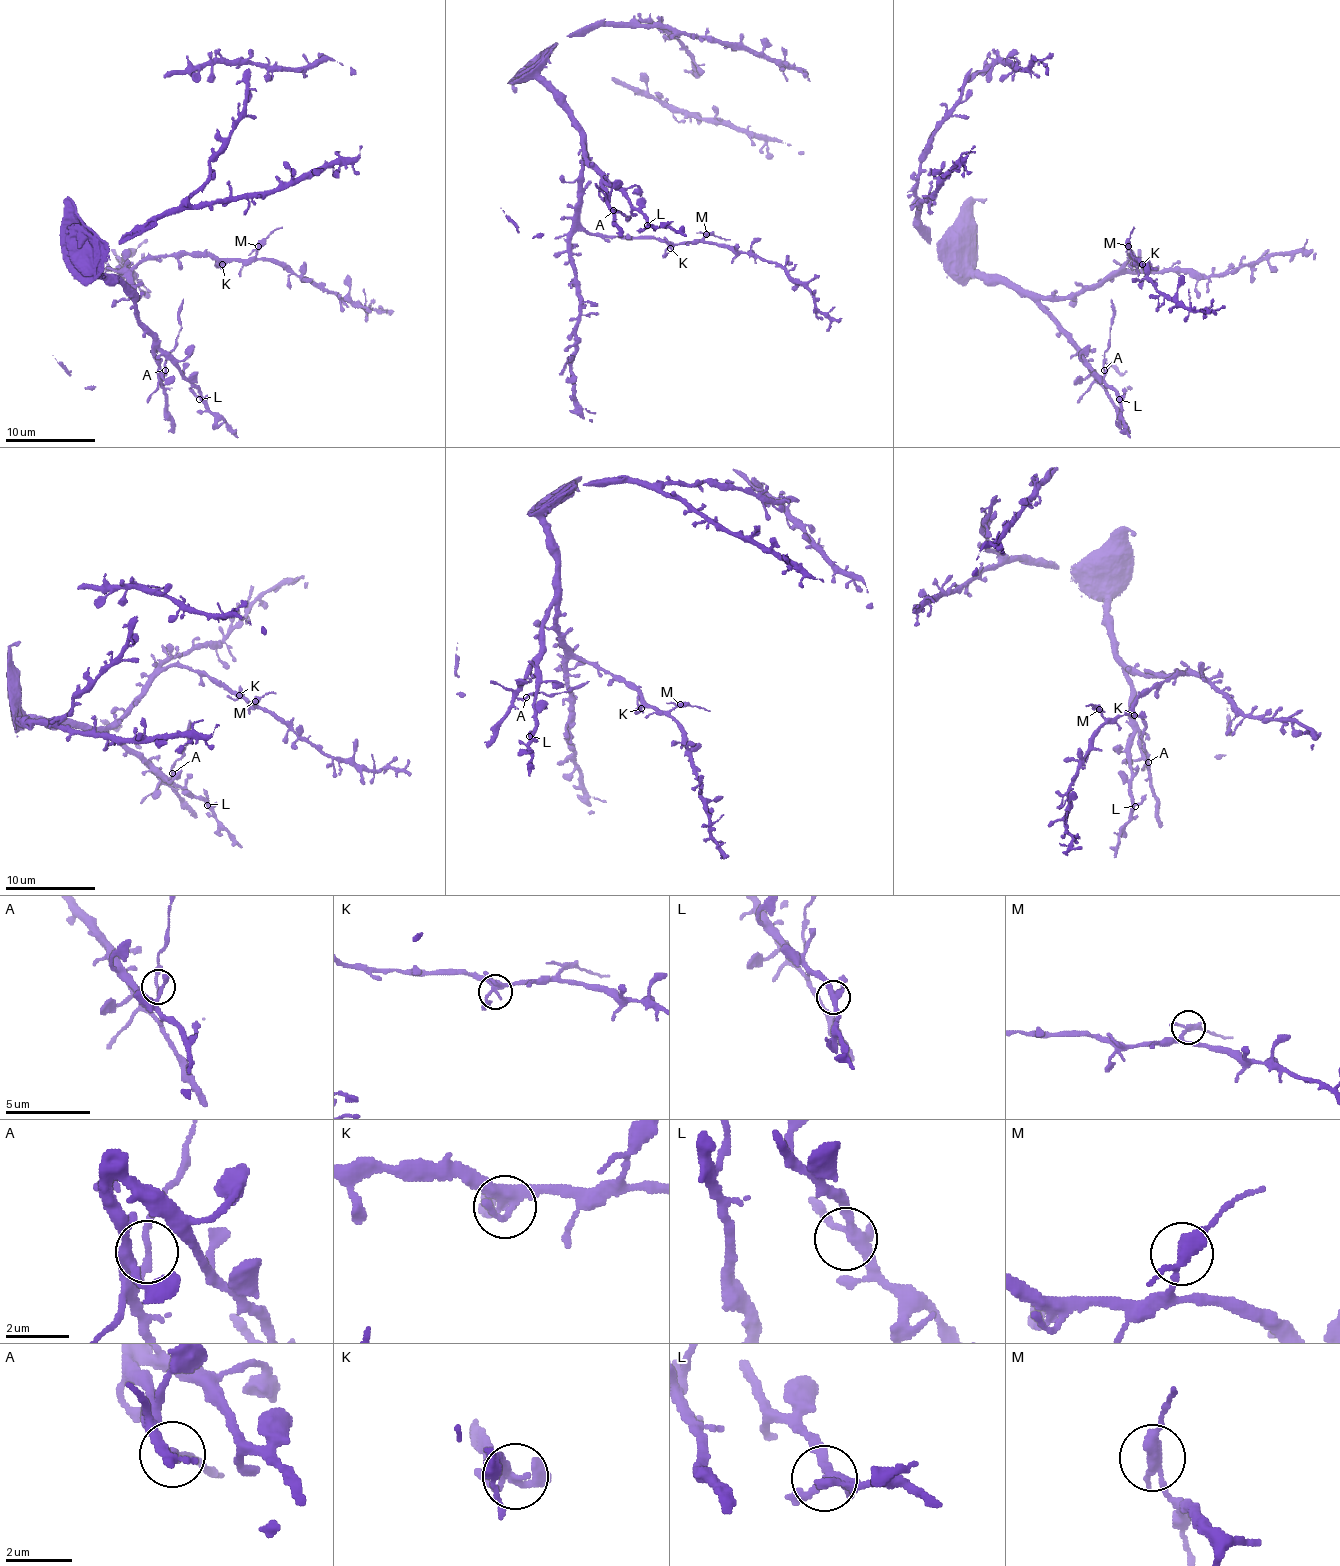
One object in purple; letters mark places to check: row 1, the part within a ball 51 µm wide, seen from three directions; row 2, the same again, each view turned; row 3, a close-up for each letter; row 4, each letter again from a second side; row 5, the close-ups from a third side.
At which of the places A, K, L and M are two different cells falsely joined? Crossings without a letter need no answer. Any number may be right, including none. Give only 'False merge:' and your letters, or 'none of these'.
False merge: A, M

